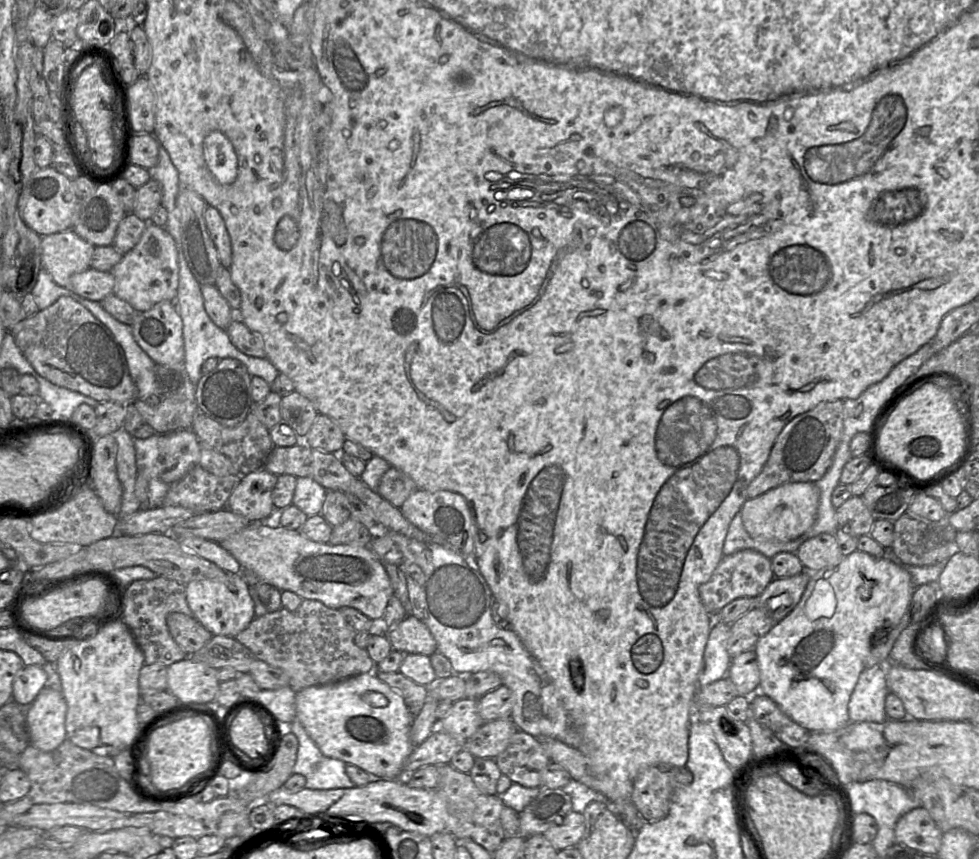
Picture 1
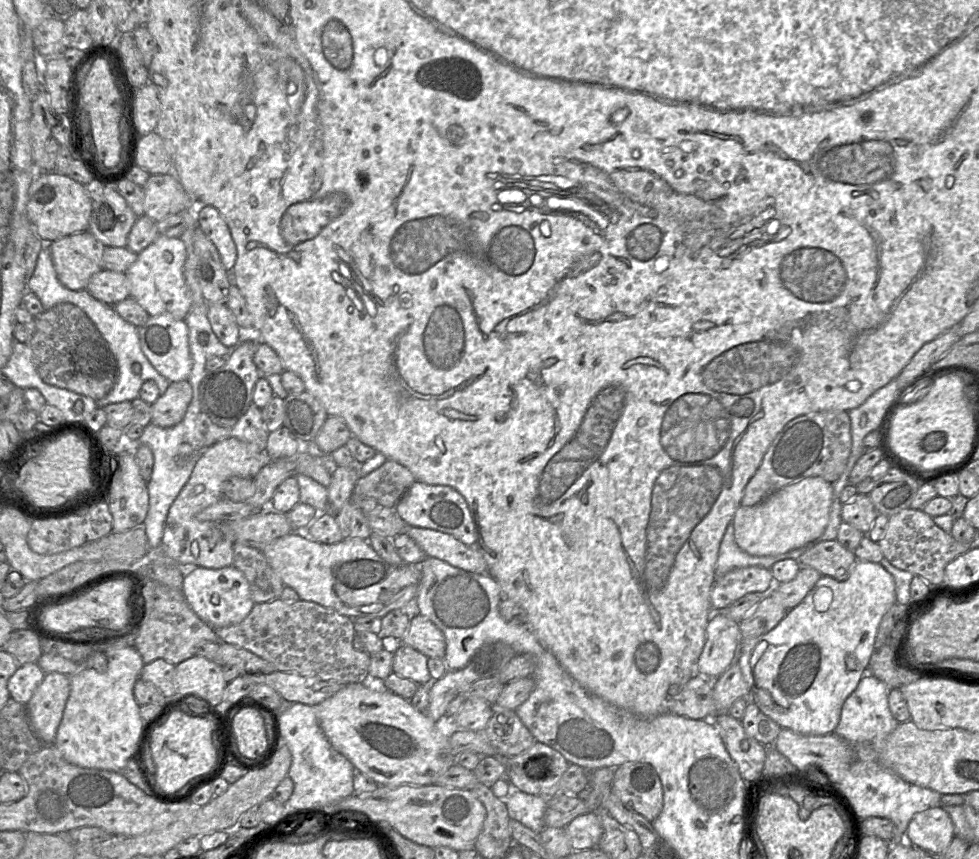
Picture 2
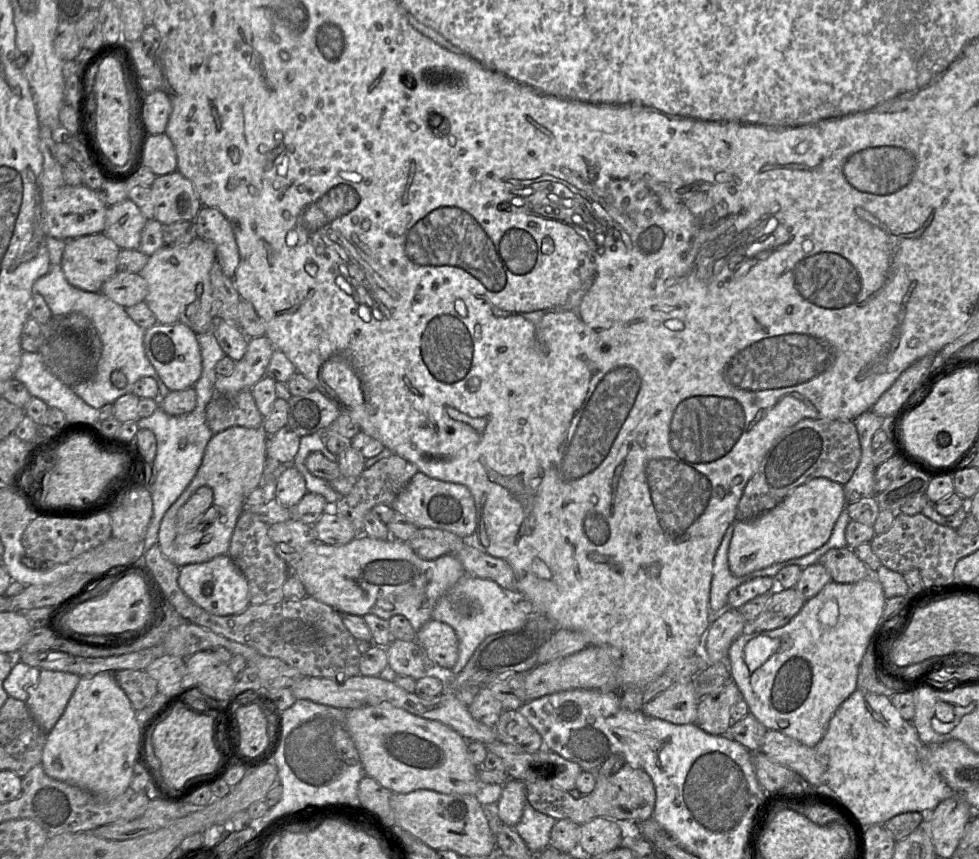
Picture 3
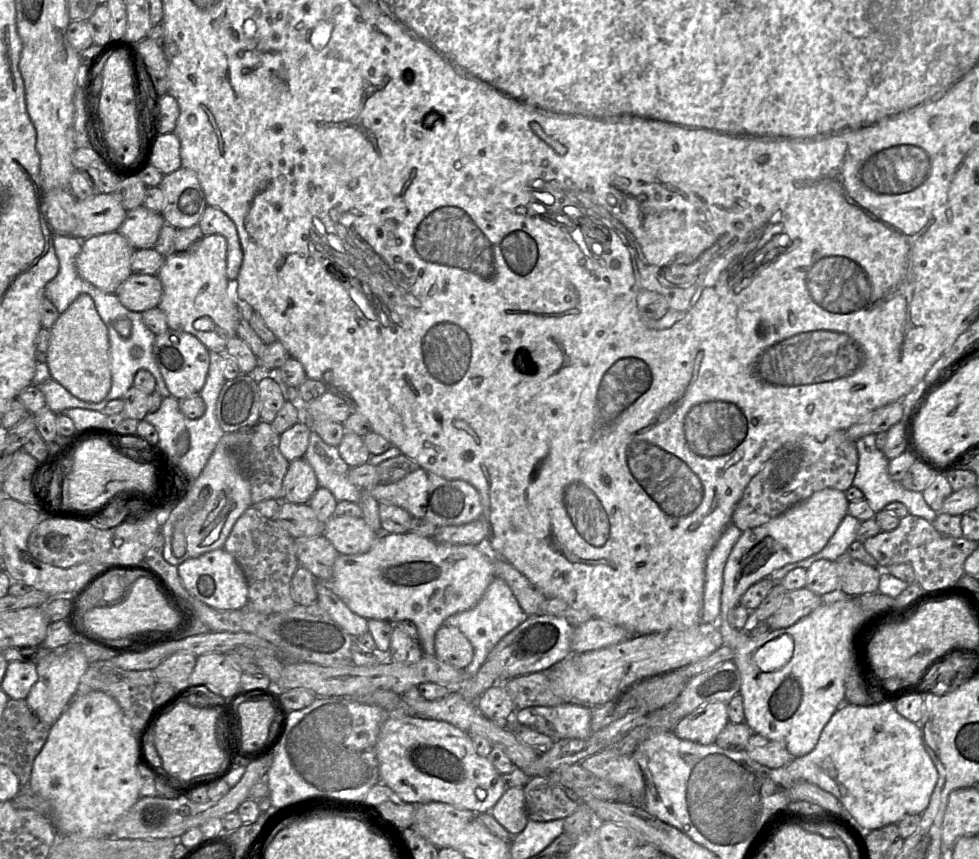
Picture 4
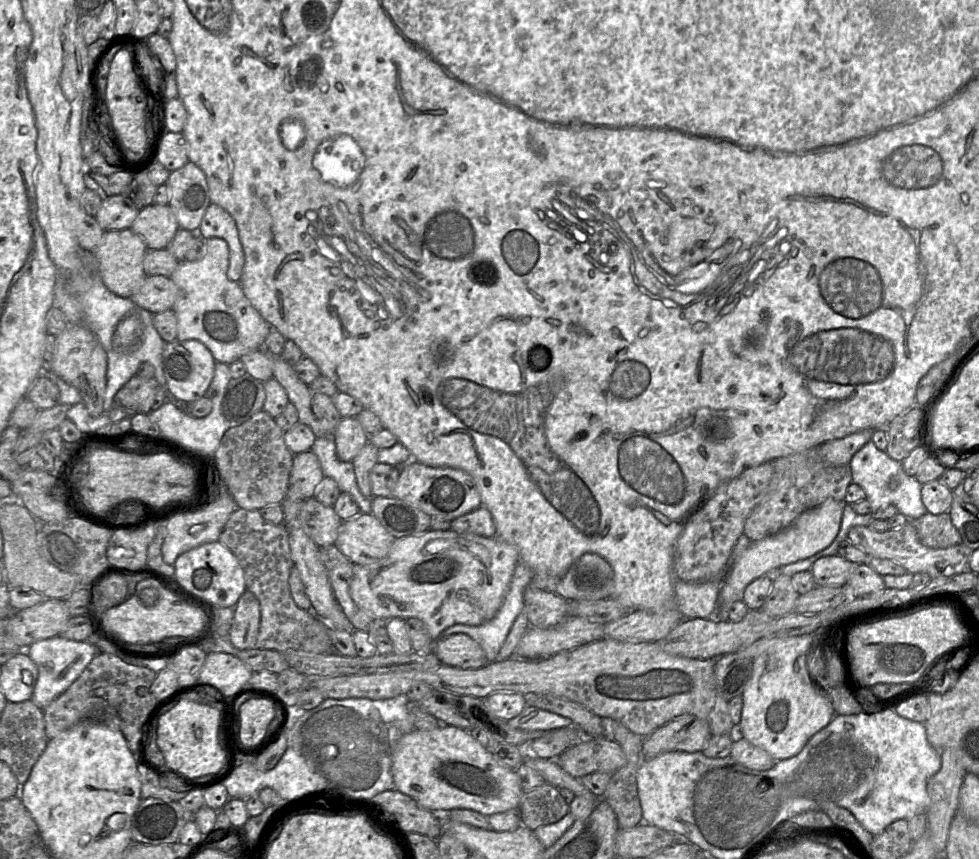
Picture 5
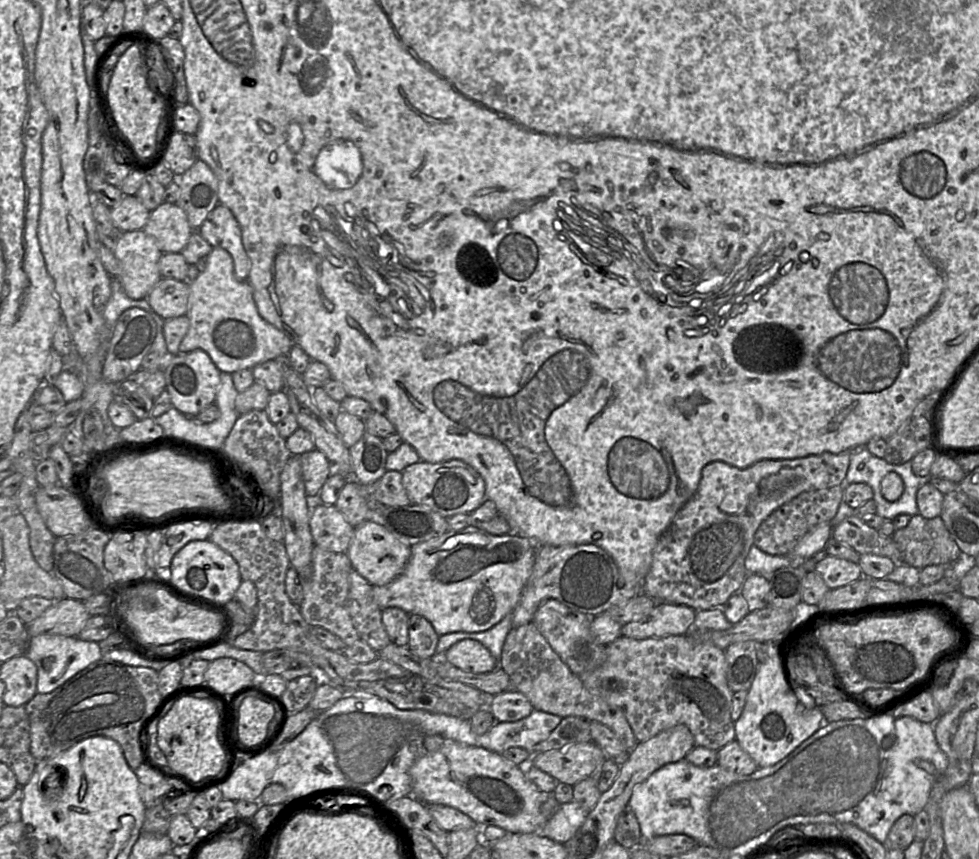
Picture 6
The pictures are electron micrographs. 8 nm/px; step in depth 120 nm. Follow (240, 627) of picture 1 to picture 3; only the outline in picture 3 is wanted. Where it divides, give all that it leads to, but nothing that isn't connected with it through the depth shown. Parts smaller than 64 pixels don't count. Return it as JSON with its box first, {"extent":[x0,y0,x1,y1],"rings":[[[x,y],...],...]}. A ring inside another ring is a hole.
{"extent":[178,554,250,615],"rings":[[[227,554],[218,555],[207,562],[180,567],[178,582],[183,592],[194,603],[214,615],[239,614],[250,605],[247,579]]]}

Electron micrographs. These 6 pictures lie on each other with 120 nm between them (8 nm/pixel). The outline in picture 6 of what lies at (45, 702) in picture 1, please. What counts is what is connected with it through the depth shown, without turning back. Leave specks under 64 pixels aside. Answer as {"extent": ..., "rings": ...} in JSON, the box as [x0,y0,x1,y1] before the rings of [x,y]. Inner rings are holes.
{"extent":[25,634,102,694],"rings":[[[40,634],[30,637],[25,655],[37,667],[37,693],[48,694],[93,662],[100,660],[102,651],[98,642],[81,640],[78,637]]]}

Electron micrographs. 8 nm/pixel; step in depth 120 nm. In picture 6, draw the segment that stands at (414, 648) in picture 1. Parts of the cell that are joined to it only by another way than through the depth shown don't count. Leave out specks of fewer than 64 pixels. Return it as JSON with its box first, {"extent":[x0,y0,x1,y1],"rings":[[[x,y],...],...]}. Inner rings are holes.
{"extent":[444,639,499,674],"rings":[[[464,639],[452,645],[444,654],[453,666],[473,674],[490,673],[499,666],[499,661],[480,642]]]}

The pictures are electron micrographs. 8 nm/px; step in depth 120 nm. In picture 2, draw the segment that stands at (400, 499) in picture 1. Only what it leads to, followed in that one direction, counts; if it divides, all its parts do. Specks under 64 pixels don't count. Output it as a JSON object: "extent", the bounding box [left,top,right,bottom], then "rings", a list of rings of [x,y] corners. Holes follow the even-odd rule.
{"extent":[353,460,415,508],"rings":[[[387,460],[379,468],[358,479],[353,496],[371,497],[381,506],[395,508],[415,481],[407,467]]]}

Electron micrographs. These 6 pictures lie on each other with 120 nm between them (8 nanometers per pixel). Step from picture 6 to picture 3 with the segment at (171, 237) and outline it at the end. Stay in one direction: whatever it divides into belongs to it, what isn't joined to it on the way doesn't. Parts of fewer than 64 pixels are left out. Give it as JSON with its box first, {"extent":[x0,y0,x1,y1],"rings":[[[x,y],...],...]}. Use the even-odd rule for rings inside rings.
{"extent":[103,198,148,249],"rings":[[[129,198],[108,206],[103,233],[121,249],[139,249],[141,232],[148,219]]]}

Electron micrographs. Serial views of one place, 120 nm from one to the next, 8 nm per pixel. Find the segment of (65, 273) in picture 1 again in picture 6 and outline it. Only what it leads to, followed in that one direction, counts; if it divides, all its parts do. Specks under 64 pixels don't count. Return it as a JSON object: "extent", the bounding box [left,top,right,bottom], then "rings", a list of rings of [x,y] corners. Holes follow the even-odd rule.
{"extent":[115,230,163,299],"rings":[[[144,230],[127,231],[116,242],[115,256],[121,264],[118,278],[131,299],[145,299],[162,278],[158,262],[163,252]]]}

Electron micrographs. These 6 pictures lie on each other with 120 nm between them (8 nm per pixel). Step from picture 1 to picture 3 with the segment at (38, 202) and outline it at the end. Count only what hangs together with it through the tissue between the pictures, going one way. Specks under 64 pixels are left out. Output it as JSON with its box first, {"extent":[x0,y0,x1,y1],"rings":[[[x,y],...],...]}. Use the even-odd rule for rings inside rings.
{"extent":[41,185,108,240],"rings":[[[63,185],[52,190],[42,190],[41,209],[45,234],[62,240],[72,240],[90,234],[103,233],[108,205],[97,190],[86,185]]]}

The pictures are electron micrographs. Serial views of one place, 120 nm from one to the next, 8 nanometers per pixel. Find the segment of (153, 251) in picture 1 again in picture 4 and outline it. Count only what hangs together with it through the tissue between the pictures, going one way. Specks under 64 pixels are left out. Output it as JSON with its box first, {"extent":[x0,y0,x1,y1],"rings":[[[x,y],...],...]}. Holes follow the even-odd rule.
{"extent":[157,234,239,354],"rings":[[[220,234],[205,235],[198,249],[189,255],[173,254],[157,273],[163,292],[158,308],[166,315],[169,329],[192,334],[209,350],[225,354],[227,343],[236,336],[239,321],[238,301],[233,296],[233,283],[227,276],[227,240]]]}

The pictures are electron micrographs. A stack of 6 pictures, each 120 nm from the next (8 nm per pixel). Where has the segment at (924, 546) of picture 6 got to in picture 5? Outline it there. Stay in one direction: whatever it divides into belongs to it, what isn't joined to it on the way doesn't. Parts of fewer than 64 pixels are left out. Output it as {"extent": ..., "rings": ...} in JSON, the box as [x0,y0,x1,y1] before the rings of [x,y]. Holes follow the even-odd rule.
{"extent":[913,513,962,549],"rings":[[[926,513],[913,521],[919,541],[926,547],[945,549],[962,543],[961,536],[952,524],[950,515]]]}

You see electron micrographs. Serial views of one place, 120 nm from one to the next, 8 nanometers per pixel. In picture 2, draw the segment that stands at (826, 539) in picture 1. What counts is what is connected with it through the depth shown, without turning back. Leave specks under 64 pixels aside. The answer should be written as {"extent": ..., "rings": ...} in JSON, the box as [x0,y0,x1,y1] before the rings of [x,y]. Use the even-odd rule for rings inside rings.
{"extent":[798,540,858,581],"rings":[[[837,540],[821,541],[812,545],[798,559],[801,567],[817,570],[822,576],[838,581],[849,578],[858,561],[853,552],[845,549]]]}

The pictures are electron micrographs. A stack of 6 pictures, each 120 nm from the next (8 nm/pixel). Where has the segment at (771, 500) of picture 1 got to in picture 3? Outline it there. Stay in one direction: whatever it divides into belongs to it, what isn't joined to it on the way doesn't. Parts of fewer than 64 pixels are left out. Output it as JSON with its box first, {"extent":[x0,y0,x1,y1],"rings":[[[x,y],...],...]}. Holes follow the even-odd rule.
{"extent":[728,477,845,577],"rings":[[[820,477],[796,487],[780,504],[759,517],[749,521],[735,521],[728,552],[731,573],[742,577],[814,552],[830,538],[845,505],[843,486]]]}

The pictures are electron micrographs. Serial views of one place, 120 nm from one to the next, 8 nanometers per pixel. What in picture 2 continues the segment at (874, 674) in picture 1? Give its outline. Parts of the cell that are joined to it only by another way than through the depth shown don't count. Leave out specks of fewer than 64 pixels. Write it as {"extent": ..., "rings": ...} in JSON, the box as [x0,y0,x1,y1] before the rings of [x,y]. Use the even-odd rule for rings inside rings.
{"extent":[834,674,899,745],"rings":[[[865,674],[845,700],[834,733],[851,744],[859,745],[869,745],[874,740],[884,739],[899,724],[890,712],[888,694],[889,688],[883,682],[871,674]]]}

